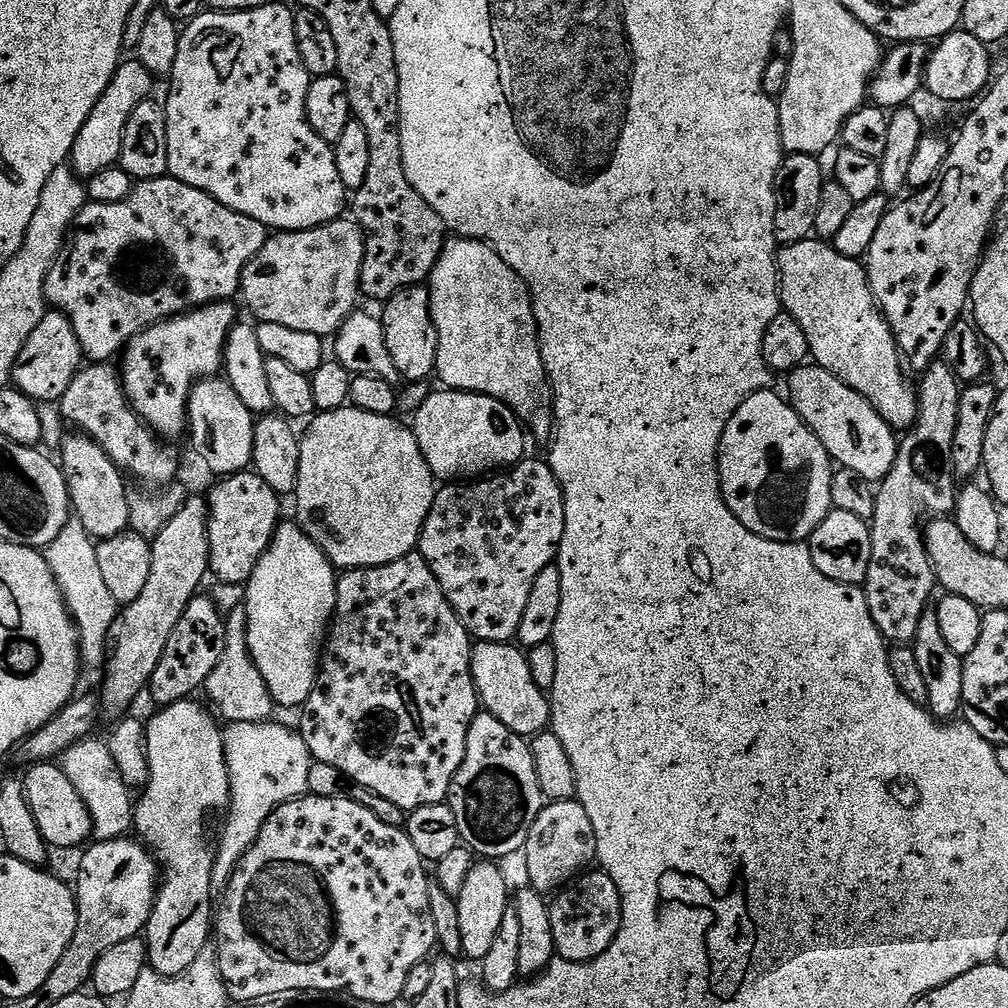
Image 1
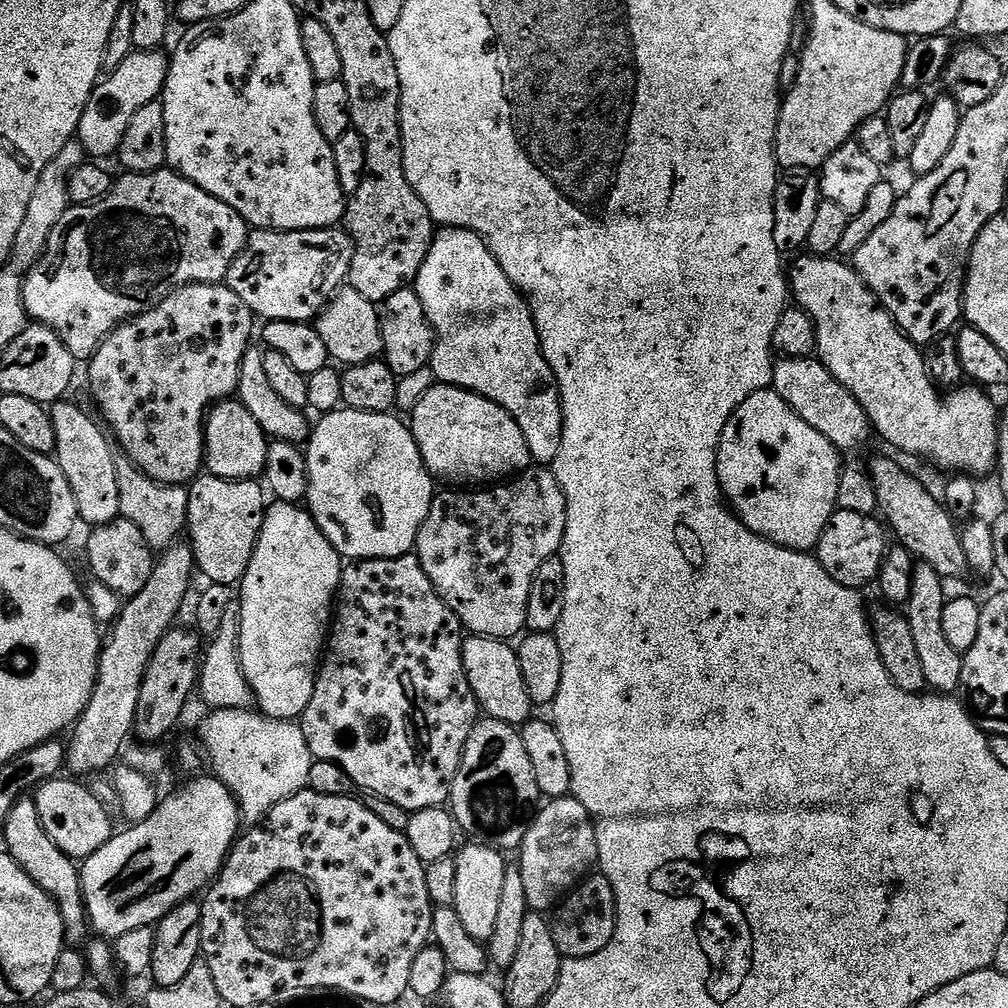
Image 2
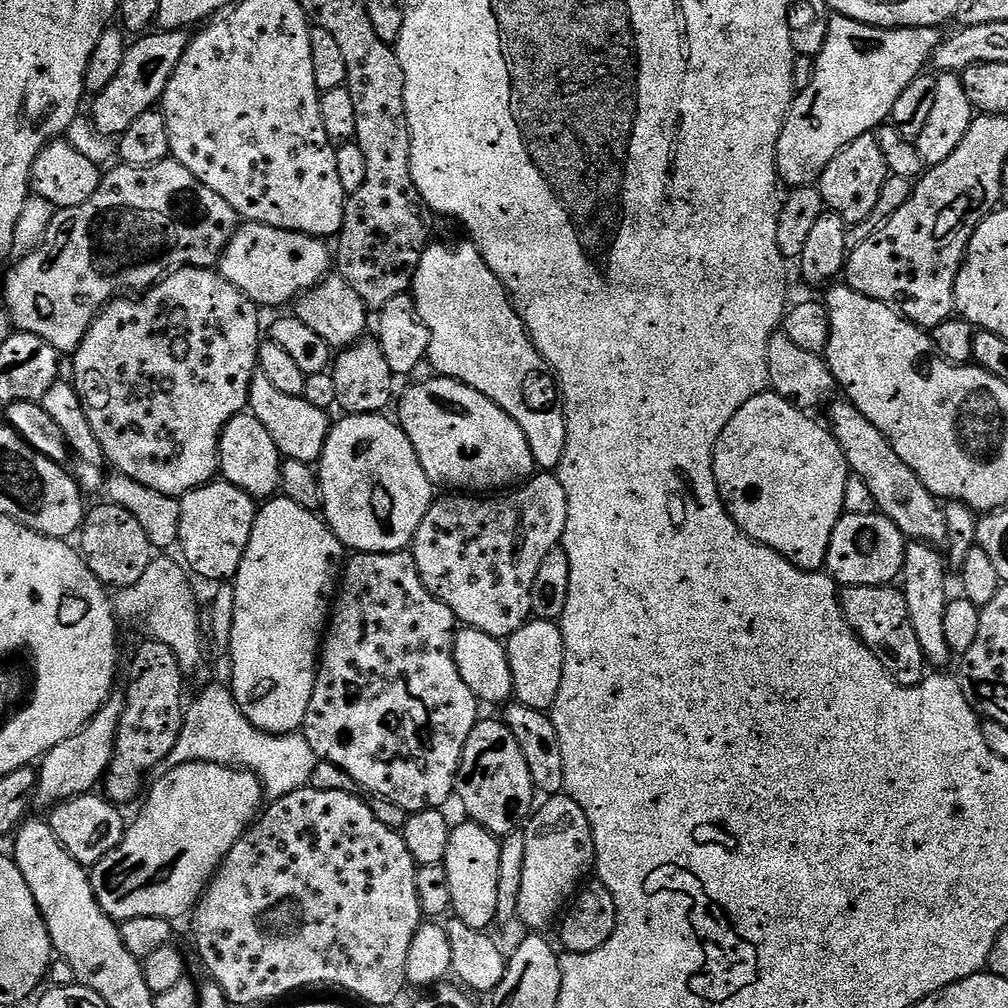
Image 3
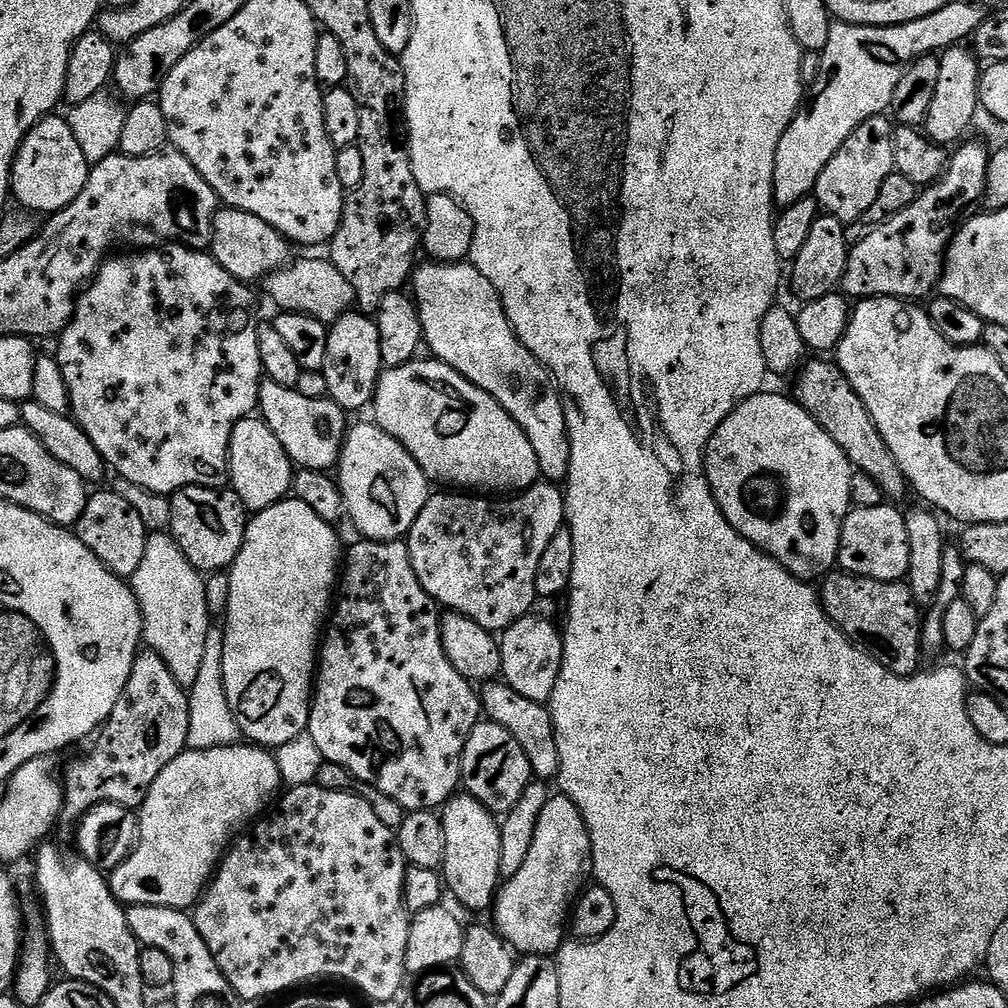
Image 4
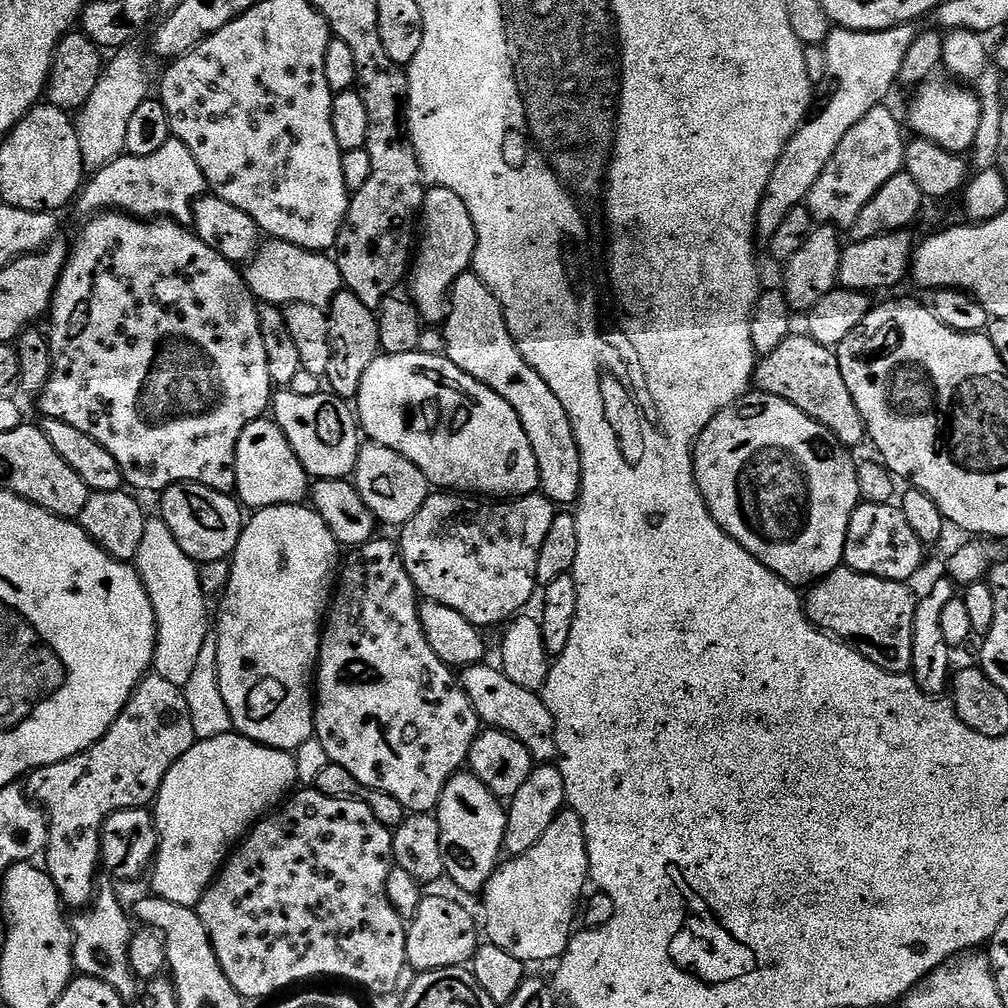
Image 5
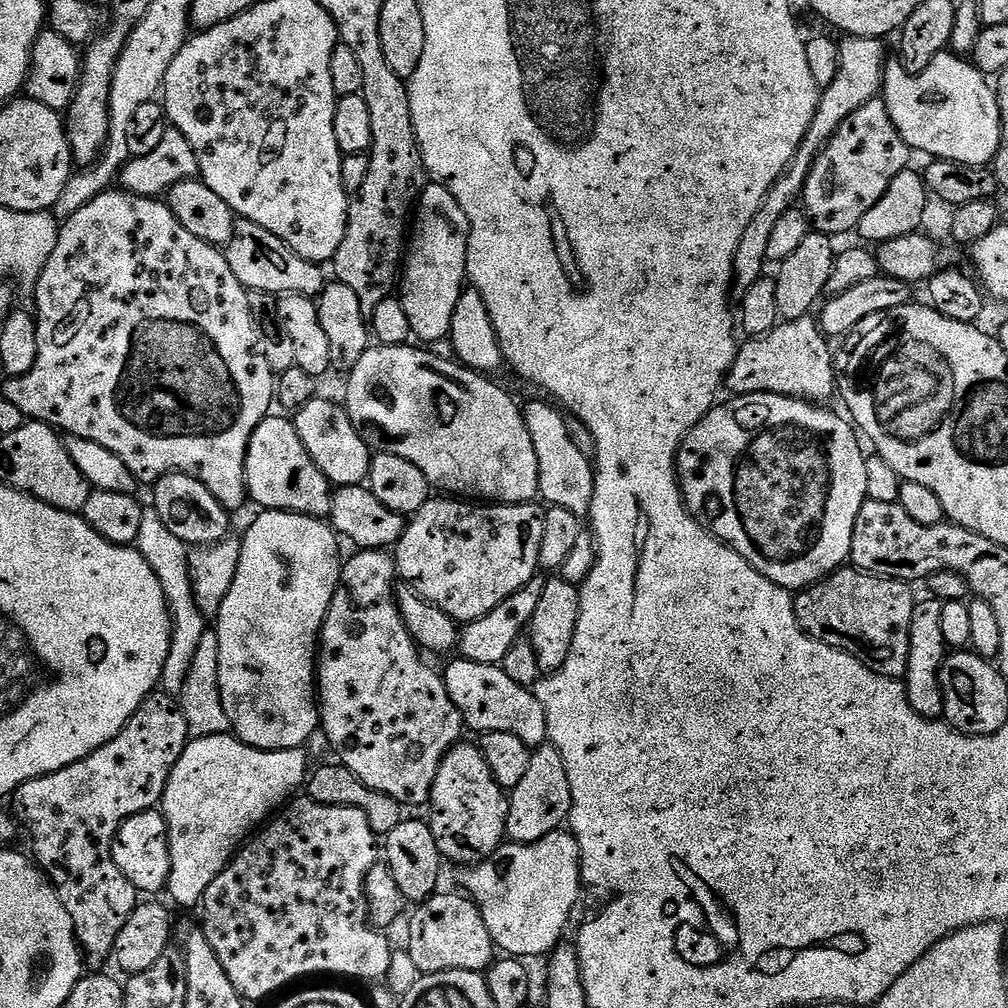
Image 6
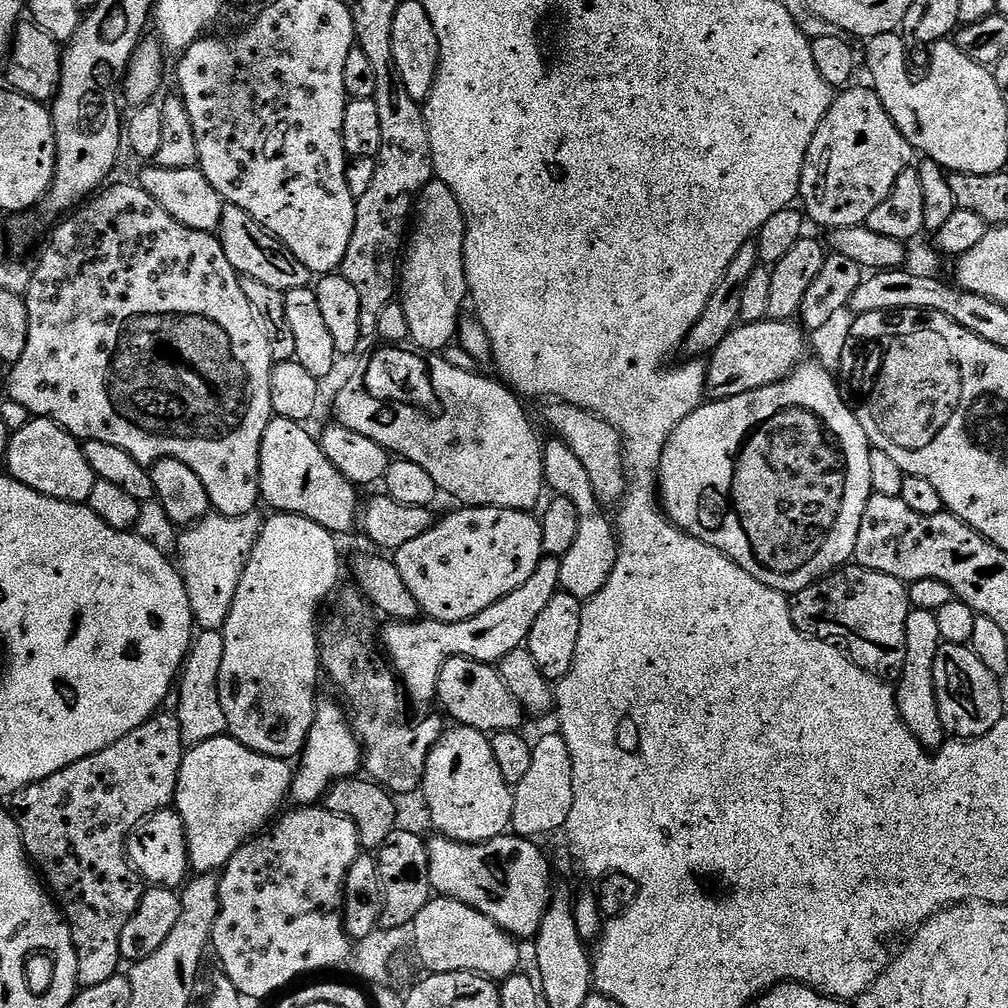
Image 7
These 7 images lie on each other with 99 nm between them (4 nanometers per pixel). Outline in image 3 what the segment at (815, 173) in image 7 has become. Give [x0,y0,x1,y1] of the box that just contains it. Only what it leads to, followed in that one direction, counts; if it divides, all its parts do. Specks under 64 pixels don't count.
[818,132,889,226]

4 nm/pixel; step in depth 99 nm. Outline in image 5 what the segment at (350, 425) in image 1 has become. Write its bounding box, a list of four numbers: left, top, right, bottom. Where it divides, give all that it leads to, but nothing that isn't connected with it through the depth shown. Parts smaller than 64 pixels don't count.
[354,443,430,526]

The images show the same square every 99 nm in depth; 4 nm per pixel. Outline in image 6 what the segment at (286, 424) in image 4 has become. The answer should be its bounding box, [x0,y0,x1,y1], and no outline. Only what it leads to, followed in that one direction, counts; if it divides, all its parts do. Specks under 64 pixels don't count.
[294,398,373,488]

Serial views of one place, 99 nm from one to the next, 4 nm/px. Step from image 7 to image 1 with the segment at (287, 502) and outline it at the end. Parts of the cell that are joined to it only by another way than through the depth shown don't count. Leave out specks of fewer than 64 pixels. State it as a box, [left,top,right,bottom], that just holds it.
[187,378,256,478]

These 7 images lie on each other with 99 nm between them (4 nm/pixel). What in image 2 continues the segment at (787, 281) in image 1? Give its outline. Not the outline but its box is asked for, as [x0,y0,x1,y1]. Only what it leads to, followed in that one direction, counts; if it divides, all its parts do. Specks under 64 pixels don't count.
[790,254,1000,478]

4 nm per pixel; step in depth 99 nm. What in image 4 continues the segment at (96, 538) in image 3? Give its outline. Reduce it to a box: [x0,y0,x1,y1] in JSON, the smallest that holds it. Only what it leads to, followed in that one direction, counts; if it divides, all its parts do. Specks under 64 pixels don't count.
[74,490,150,578]

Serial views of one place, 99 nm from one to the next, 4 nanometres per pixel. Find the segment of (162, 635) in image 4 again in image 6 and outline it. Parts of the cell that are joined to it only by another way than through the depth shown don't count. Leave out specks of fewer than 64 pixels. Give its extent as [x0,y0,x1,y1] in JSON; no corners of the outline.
[135,506,208,698]

